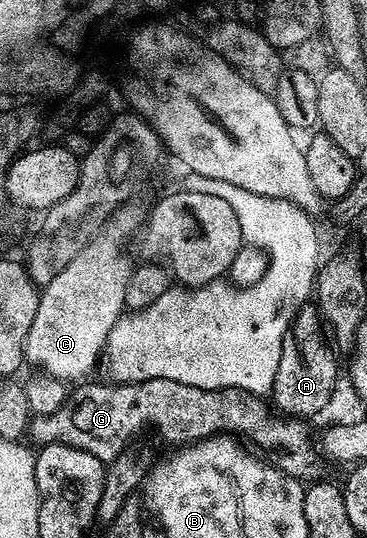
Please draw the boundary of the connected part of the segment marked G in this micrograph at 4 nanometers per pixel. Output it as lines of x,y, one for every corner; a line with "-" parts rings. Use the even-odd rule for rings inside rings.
154,378
141,384
107,383
89,383
89,388
77,398
73,408
65,407
53,416
41,419
39,423
40,432
45,436
43,439
86,450
86,454
94,454
94,458
107,466
122,455
127,449
124,447
143,428
157,428
166,443
176,444
172,446
187,446
212,436
235,434
273,452
276,467
289,476
304,482
315,477
312,476
316,472
312,465
312,436
304,425
307,423
300,418
285,418
277,414
263,395
243,392
240,388
206,390
166,378

